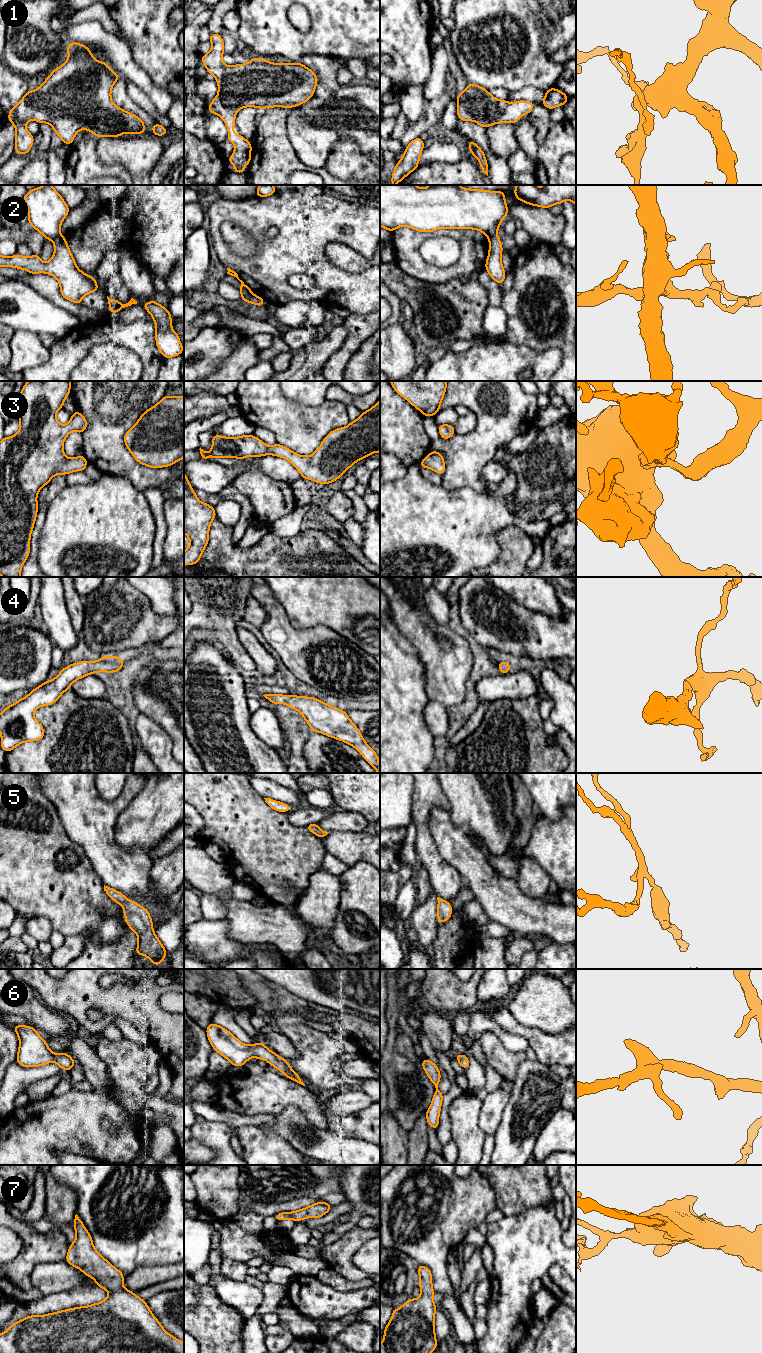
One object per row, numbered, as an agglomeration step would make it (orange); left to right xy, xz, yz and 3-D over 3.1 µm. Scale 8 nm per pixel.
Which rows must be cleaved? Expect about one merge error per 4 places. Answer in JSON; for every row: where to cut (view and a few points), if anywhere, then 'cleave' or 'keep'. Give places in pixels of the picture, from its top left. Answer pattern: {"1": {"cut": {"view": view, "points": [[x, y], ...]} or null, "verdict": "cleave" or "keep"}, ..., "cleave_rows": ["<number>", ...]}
{"1": {"cut": null, "verdict": "keep"}, "2": {"cut": {"view": "xy", "points": [[59, 234], [52, 240]]}, "verdict": "cleave"}, "3": {"cut": null, "verdict": "keep"}, "4": {"cut": null, "verdict": "keep"}, "5": {"cut": null, "verdict": "keep"}, "6": {"cut": null, "verdict": "keep"}, "7": {"cut": null, "verdict": "keep"}, "cleave_rows": ["2"]}

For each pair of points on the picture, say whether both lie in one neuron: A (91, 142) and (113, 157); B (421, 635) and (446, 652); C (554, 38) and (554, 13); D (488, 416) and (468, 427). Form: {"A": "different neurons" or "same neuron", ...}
{"A": "different neurons", "B": "same neuron", "C": "different neurons", "D": "different neurons"}

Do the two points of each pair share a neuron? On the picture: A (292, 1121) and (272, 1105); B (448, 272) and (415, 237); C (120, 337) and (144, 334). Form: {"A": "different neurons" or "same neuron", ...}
{"A": "different neurons", "B": "same neuron", "C": "same neuron"}

